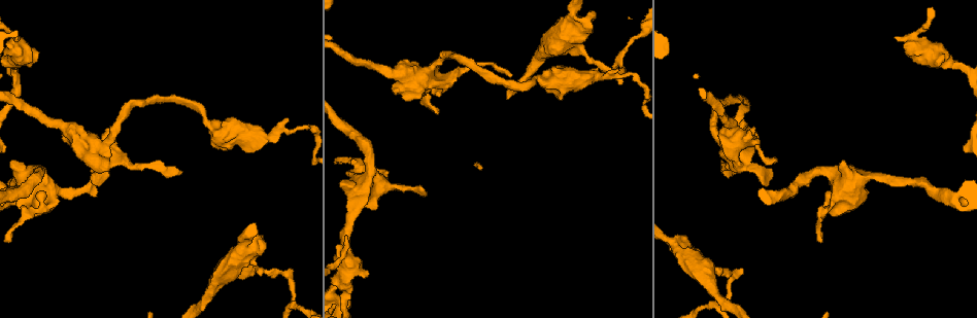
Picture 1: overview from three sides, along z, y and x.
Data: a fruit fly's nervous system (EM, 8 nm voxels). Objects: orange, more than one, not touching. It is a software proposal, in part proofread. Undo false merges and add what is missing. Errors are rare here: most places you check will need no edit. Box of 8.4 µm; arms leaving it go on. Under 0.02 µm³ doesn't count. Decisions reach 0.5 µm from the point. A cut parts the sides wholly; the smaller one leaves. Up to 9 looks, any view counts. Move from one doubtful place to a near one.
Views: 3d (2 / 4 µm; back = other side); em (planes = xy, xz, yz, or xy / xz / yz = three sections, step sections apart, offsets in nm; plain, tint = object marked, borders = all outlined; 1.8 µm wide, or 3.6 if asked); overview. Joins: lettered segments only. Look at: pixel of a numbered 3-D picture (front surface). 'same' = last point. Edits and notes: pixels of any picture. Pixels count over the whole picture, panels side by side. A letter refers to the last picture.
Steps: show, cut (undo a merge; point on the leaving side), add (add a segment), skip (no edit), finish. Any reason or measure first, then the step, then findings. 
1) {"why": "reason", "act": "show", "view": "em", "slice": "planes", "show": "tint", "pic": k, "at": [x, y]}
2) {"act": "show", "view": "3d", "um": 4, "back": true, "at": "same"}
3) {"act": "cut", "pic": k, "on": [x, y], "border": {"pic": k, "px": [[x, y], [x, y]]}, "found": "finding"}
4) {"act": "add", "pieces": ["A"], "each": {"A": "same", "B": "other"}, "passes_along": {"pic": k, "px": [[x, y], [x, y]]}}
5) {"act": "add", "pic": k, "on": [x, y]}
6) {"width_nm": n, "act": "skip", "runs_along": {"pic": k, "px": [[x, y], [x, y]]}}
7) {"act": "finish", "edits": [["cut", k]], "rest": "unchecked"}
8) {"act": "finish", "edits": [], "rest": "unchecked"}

{"why": "calibre changes", "act": "show", "view": "3d", "um": 4, "pic": 1, "at": [547, 81]}

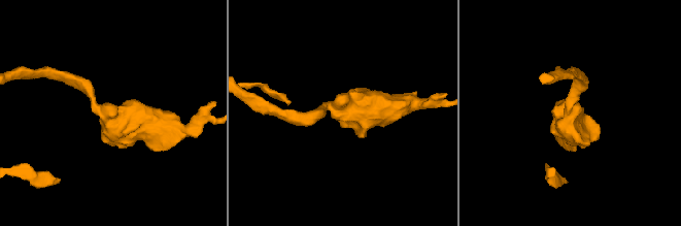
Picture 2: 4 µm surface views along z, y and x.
{"why": "need the tissue", "act": "show", "view": "em", "slice": "xy", "step": 16, "show": "tint", "pic": 2, "at": [572, 122]}

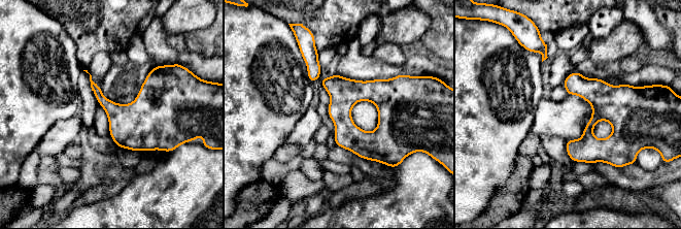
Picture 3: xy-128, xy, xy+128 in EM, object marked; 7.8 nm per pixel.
{"why": "cut it another way", "act": "show", "view": "em", "slice": "planes", "show": "borders", "at": "same"}

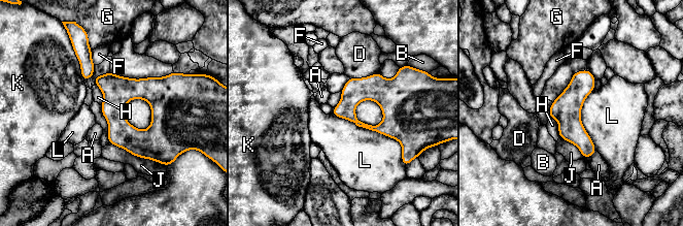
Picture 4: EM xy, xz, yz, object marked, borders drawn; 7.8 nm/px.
{"act": "skip", "each": {"A": "other", "B": "other", "D": "other", "F": "other", "G": "other", "H": "other", "J": "other", "K": "other", "L": "other"}, "runs_along": {"pic": 4, "px": [[584, 72], [573, 131], [586, 155]]}, "found": "all the same neuron"}

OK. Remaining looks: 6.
{"act": "show", "view": "em", "um": 3.6, "slice": "xy", "step": 8, "show": "tint", "pic": 1, "at": [92, 145]}

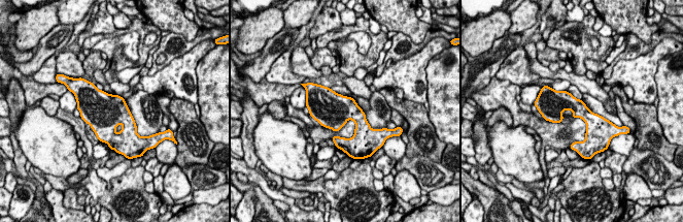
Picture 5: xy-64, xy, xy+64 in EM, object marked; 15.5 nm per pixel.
{"why": "another direction", "act": "show", "view": "em", "um": 3.6, "slice": "planes", "show": "borders", "at": "same"}

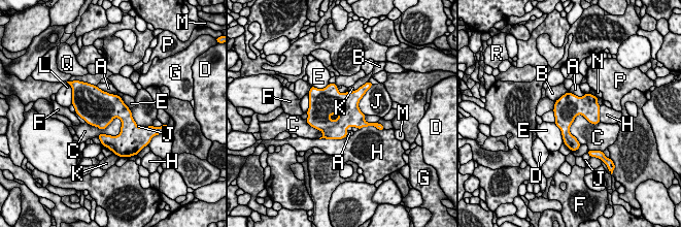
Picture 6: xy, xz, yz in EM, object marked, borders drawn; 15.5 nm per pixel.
{"width_nm": 380, "act": "skip", "each": {"A": "other", "B": "other", "C": "other", "D": "other", "E": "other", "F": "other", "G": "other", "H": "other", "J": "other", "K": "other", "L": "other", "M": "other", "N": "other", "P": "other", "Q": "other", "R": "other"}, "found": "continuous, no second neuron"}

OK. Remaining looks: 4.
{"why": "free end", "act": "show", "view": "3d", "um": 2, "pic": 1, "at": [424, 194]}

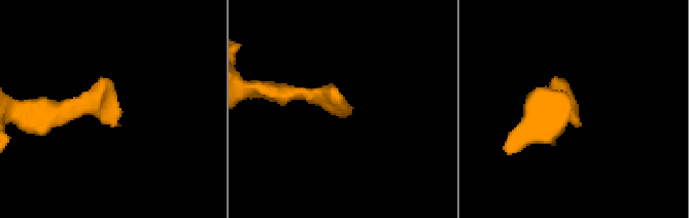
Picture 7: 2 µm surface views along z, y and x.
{"act": "show", "view": "em", "um": 3.6, "slice": "planes", "show": "tint", "pic": 7, "at": [118, 125]}

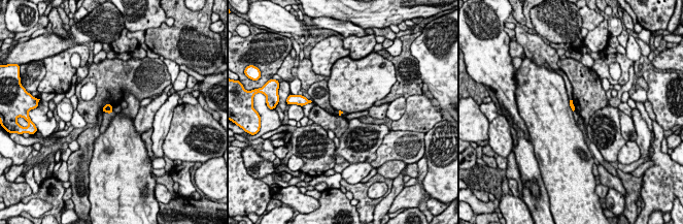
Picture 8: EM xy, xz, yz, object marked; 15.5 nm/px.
{"why": "what lies round it", "act": "show", "view": "em", "um": 3.6, "slice": "planes", "show": "borders", "at": "same"}

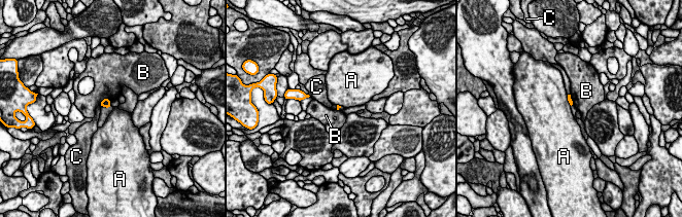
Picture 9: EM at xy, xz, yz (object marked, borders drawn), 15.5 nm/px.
{"act": "skip", "each": {"A": "other", "B": "other", "C": "other"}, "border": {"pic": 9, "px": [[567, 95], [567, 100], [571, 105]]}, "found": "no lettered segment goes on from it"}

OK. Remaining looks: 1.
{"act": "finish", "edits": [], "rest": "unchecked"}

